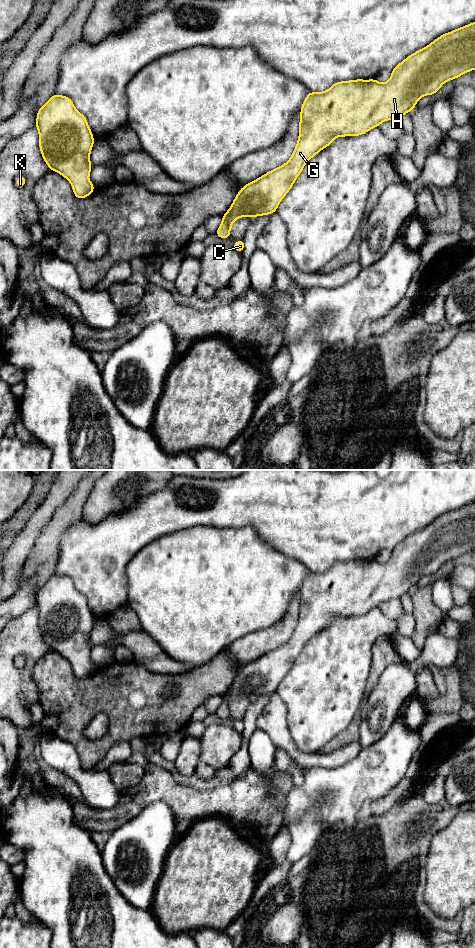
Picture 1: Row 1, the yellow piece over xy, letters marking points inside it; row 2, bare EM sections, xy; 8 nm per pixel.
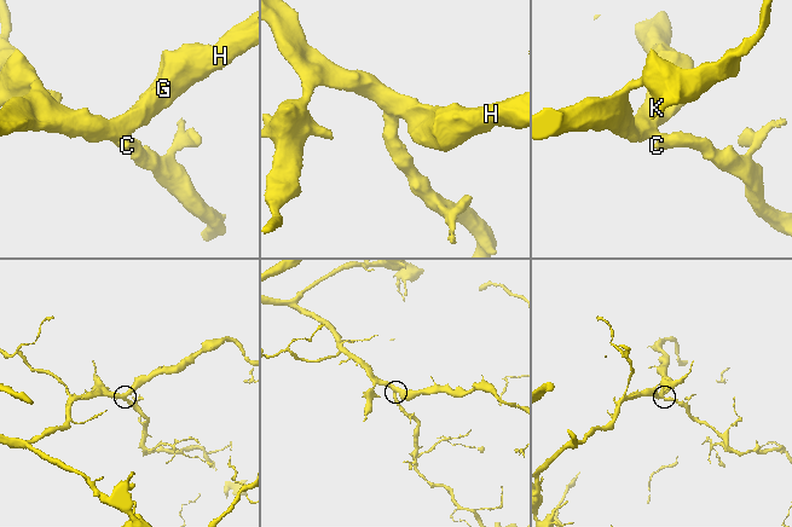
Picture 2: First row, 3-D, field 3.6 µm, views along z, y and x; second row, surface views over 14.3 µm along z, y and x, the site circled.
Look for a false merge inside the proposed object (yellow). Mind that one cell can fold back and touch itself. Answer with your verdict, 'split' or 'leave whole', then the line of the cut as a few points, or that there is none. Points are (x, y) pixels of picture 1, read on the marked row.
leave whole; no cut

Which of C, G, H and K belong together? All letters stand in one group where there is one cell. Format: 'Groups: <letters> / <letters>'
Groups: C G H K

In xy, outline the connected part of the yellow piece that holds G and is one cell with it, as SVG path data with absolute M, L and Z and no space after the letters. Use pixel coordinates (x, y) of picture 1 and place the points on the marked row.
M475 21L439 36L425 48L405 58L391 71L391 77L385 83L376 79L357 79L336 82L324 92L310 91L301 106L299 137L290 159L242 187L222 216L222 223L215 234L221 239L228 239L232 224L238 218L275 213L305 164L335 138L360 136L382 122L400 119L414 109L421 97L437 93L445 82L472 70L475 70Z

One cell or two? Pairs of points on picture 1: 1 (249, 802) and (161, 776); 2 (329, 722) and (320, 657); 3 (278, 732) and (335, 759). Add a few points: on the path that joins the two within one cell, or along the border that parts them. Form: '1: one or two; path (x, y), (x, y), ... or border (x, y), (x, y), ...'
1: one; path (227, 802), (187, 802), (183, 798)
2: one; path (325, 706), (325, 673)
3: one; path (290, 747), (302, 759), (320, 760)

